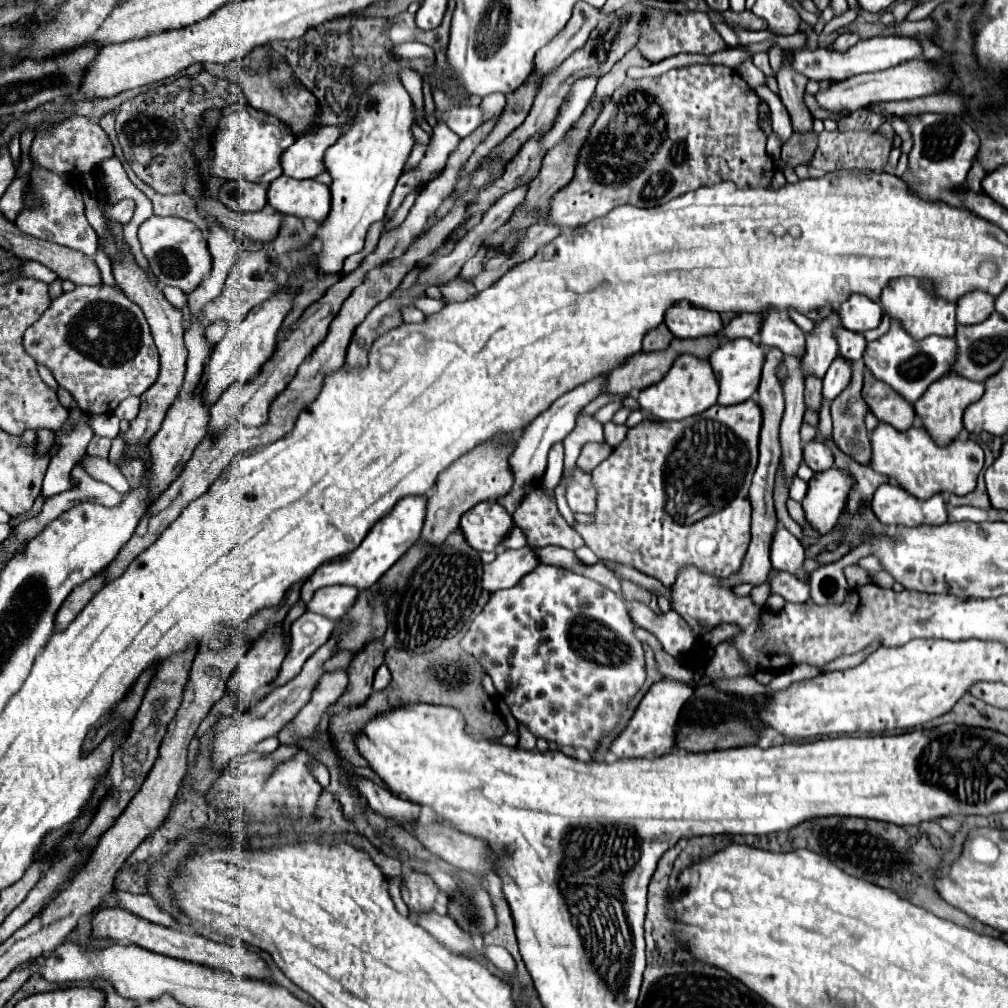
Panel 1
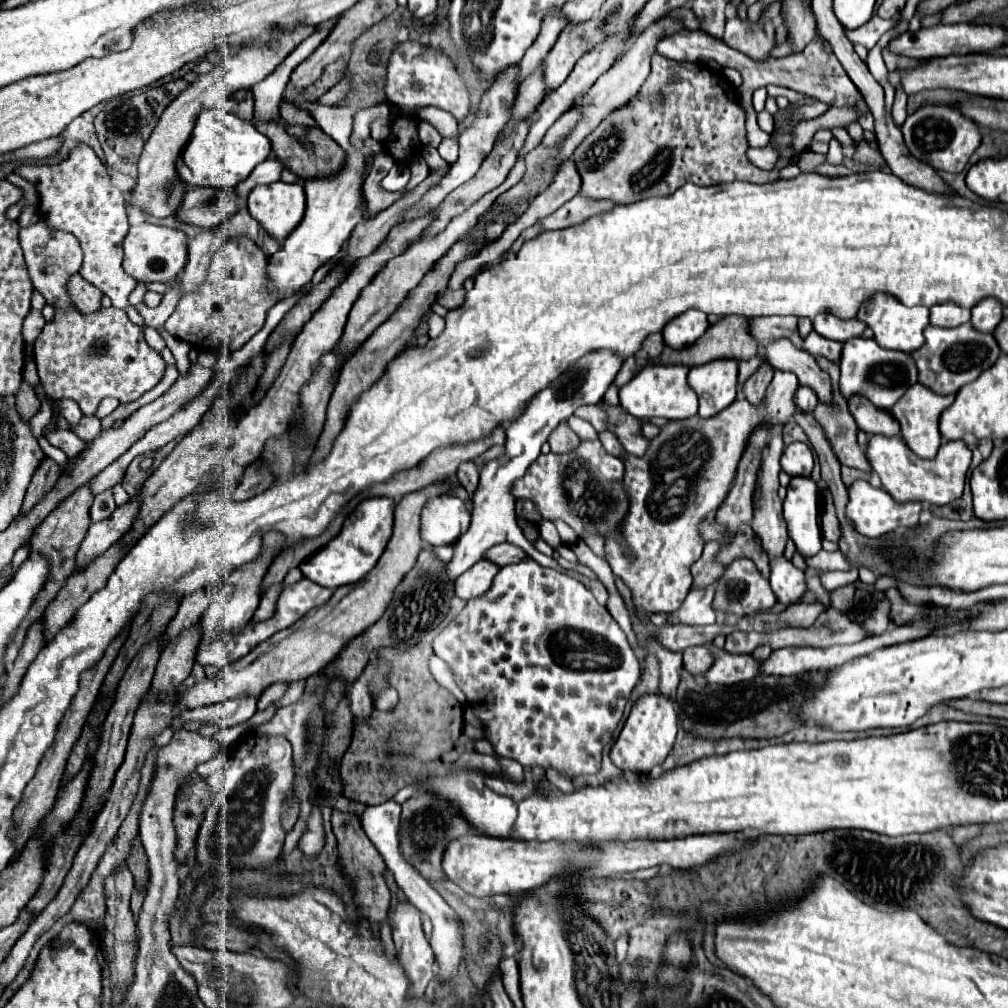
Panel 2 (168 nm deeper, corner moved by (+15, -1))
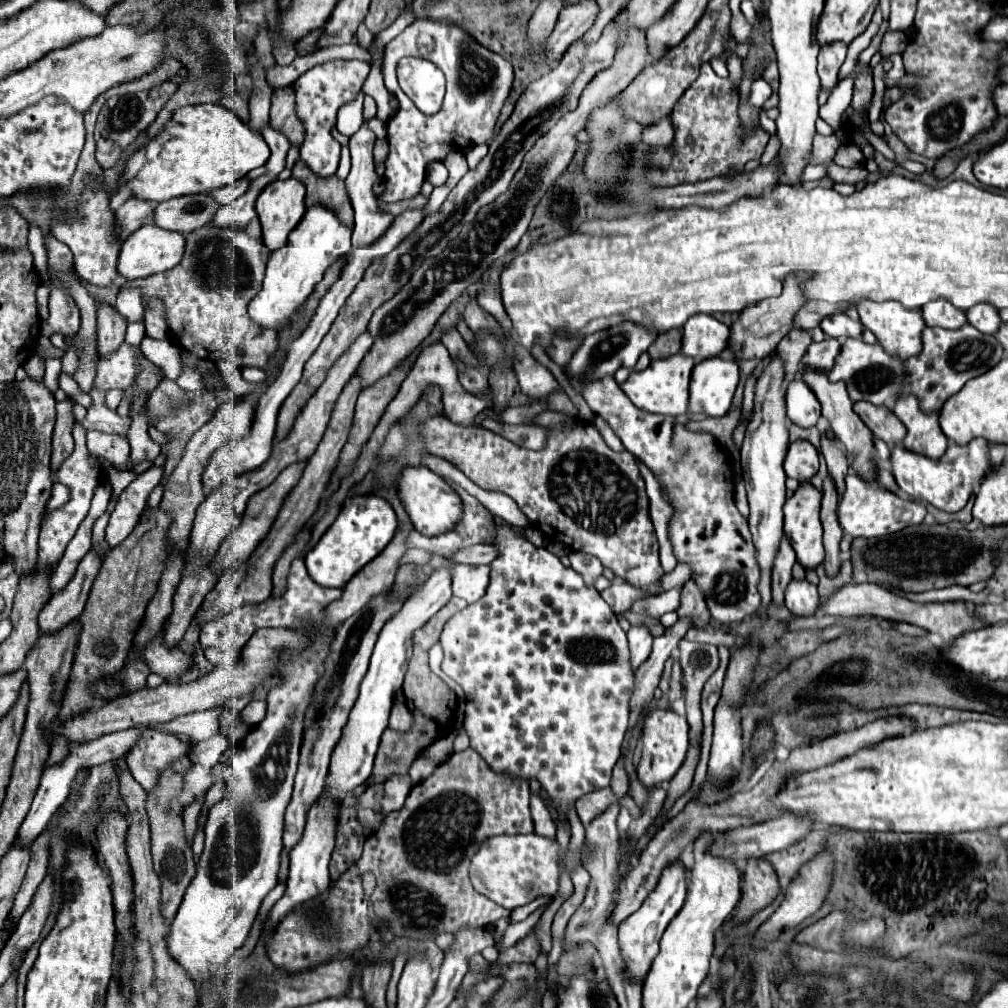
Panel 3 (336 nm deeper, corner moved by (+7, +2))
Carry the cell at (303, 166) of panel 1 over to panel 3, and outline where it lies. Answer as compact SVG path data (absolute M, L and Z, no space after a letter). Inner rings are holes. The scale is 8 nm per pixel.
M241 178L241 180L237 180L235 184L229 184L229 186L211 190L211 196L213 196L213 200L215 200L219 206L227 206L227 204L231 204L235 198L239 198L241 194L245 194L247 188L249 188L249 180Z

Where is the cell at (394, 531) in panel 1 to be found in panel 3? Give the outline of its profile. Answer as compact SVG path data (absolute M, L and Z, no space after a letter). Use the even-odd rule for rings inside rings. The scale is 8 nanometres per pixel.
M371 494L347 498L337 520L305 554L305 566L309 570L309 576L325 588L345 588L345 584L391 542L395 530L397 516L387 500Z

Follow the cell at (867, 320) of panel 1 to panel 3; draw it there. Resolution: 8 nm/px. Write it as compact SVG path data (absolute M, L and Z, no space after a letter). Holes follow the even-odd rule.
M831 314L821 320L821 330L825 336L835 340L845 338L861 338L861 324L857 320L851 320L847 314Z

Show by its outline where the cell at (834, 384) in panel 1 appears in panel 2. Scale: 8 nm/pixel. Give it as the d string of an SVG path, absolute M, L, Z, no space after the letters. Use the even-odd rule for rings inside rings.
M799 387L797 389L797 395L795 395L795 403L797 403L797 409L799 411L805 411L805 413L811 413L817 405L817 393L813 393L813 389L809 387Z

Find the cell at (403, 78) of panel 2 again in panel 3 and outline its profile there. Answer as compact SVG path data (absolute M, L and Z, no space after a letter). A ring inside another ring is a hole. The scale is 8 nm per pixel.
M423 18L415 20L385 46L383 76L387 90L399 100L399 110L387 120L387 140L391 150L385 160L385 190L379 194L381 202L391 204L417 196L423 184L425 168L431 162L443 162L451 150L459 150L459 136L473 144L487 144L493 138L497 118L511 92L513 66L503 56L483 48L455 22ZM403 56L427 58L445 72L447 94L443 108L437 114L427 116L419 112L397 84L395 66Z

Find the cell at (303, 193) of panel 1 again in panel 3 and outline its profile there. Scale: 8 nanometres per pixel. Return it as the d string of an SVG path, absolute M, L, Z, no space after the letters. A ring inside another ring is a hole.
M295 178L289 180L275 180L271 182L257 198L255 212L259 216L261 228L263 228L263 244L273 252L277 248L283 248L287 244L289 232L299 224L299 220L305 214L305 186L297 182Z

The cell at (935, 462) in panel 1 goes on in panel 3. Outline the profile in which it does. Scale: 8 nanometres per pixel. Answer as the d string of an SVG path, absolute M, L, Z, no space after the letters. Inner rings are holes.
M977 438L967 446L949 444L945 454L939 460L929 460L925 456L917 456L905 448L891 450L891 464L893 476L903 492L917 500L927 500L939 510L945 512L959 512L973 494L973 482L983 480L983 476L993 468L987 456L987 440Z

